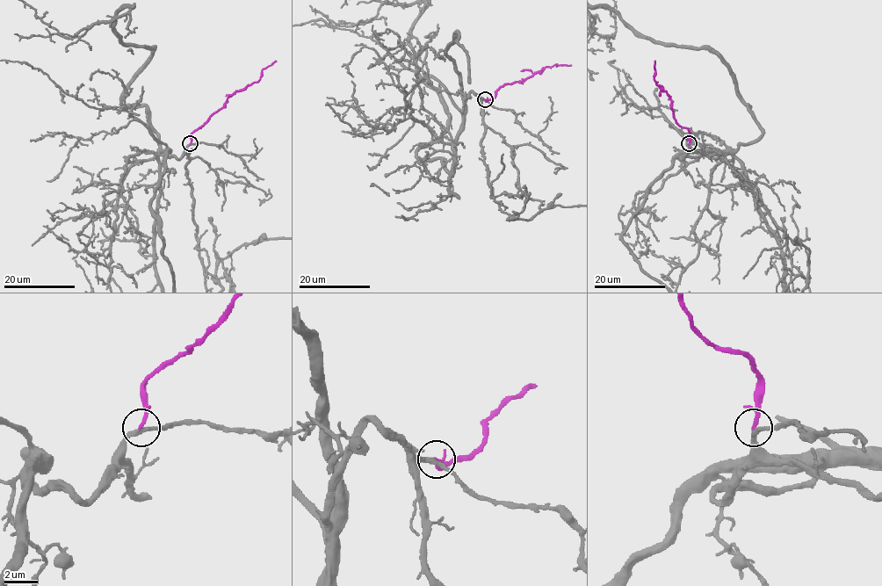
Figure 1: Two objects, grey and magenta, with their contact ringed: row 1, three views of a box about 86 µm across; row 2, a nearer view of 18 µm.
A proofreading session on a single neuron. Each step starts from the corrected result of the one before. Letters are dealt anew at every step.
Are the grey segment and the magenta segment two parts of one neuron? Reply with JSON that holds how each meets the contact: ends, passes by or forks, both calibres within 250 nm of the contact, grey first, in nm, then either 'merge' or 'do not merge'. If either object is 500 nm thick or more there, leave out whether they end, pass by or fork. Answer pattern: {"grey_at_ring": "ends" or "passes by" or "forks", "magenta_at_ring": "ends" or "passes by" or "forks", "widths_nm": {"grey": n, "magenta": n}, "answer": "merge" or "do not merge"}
{"grey_at_ring": "passes by", "magenta_at_ring": "ends", "widths_nm": {"grey": 280, "magenta": 220}, "answer": "merge"}

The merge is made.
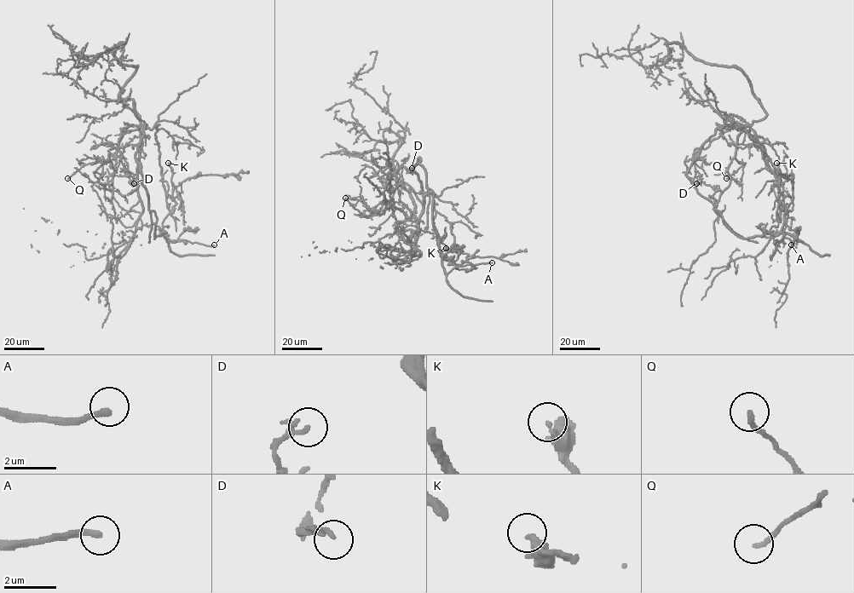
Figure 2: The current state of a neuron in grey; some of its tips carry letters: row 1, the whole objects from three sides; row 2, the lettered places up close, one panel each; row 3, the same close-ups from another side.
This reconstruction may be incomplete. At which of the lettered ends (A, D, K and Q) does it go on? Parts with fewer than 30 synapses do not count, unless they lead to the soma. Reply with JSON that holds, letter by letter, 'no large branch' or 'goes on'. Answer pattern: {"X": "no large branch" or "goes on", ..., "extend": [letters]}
{"A": "goes on", "D": "no large branch", "K": "no large branch", "Q": "no large branch", "extend": ["A"]}

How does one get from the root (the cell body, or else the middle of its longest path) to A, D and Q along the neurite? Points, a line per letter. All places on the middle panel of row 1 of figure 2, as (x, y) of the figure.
A: (418, 234), (428, 192), (433, 197), (439, 251), (447, 258), (441, 252), (444, 271), (492, 262)
D: (418, 234), (418, 221), (400, 200), (396, 182), (396, 170), (400, 166), (410, 172), (412, 168)
Q: (418, 234), (418, 223), (400, 210), (390, 207), (383, 210), (374, 210), (362, 215), (345, 198)

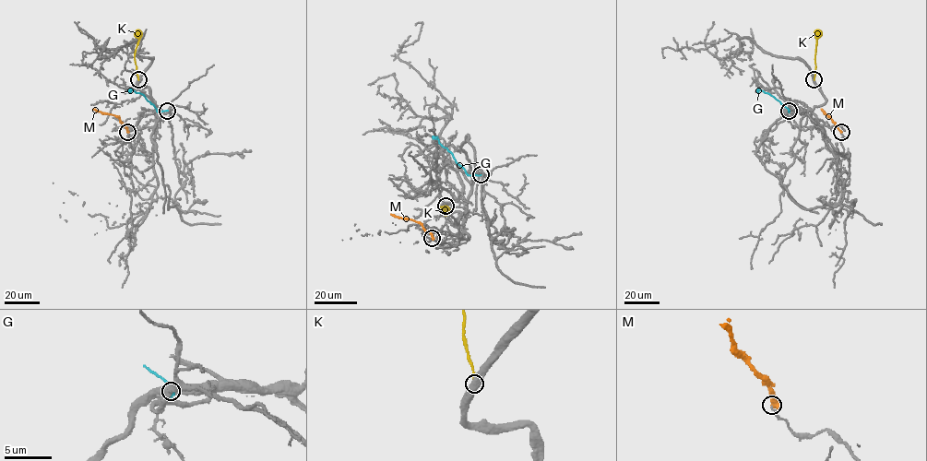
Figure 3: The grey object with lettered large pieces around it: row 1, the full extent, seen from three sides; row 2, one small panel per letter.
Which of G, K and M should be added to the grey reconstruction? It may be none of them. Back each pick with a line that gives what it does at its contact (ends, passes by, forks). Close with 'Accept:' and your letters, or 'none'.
Accept: none

